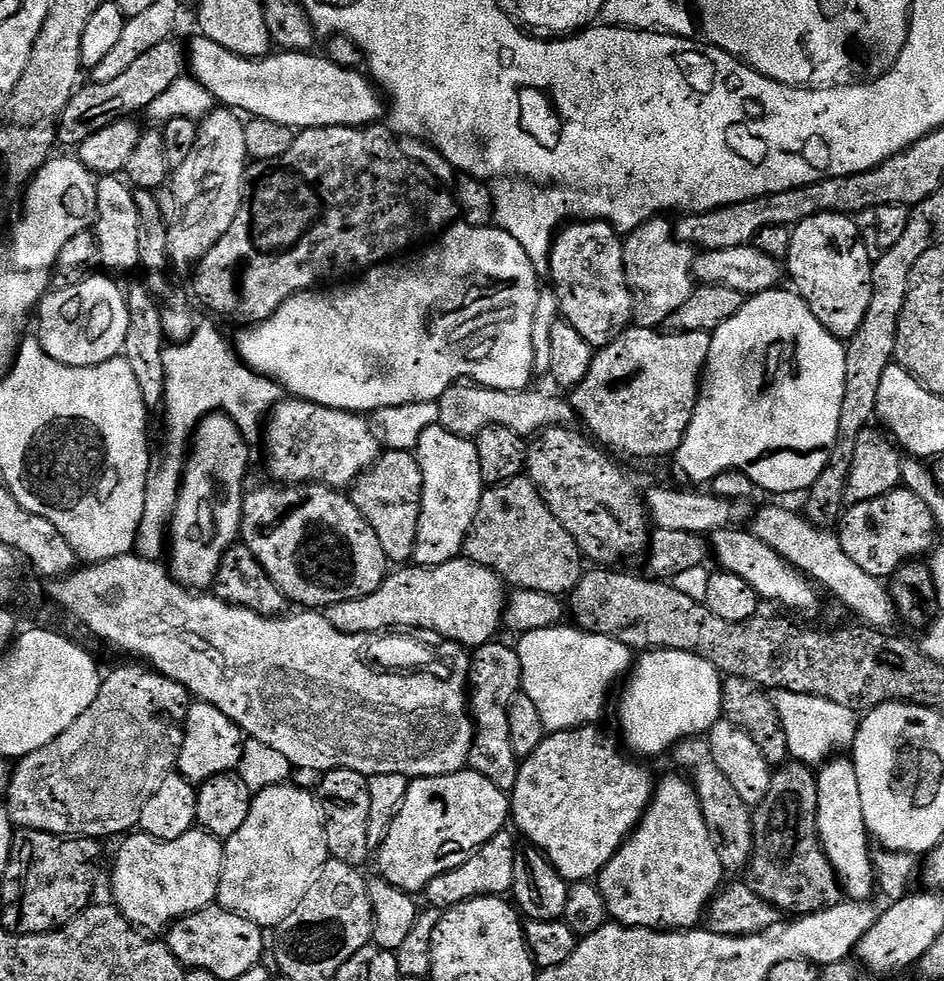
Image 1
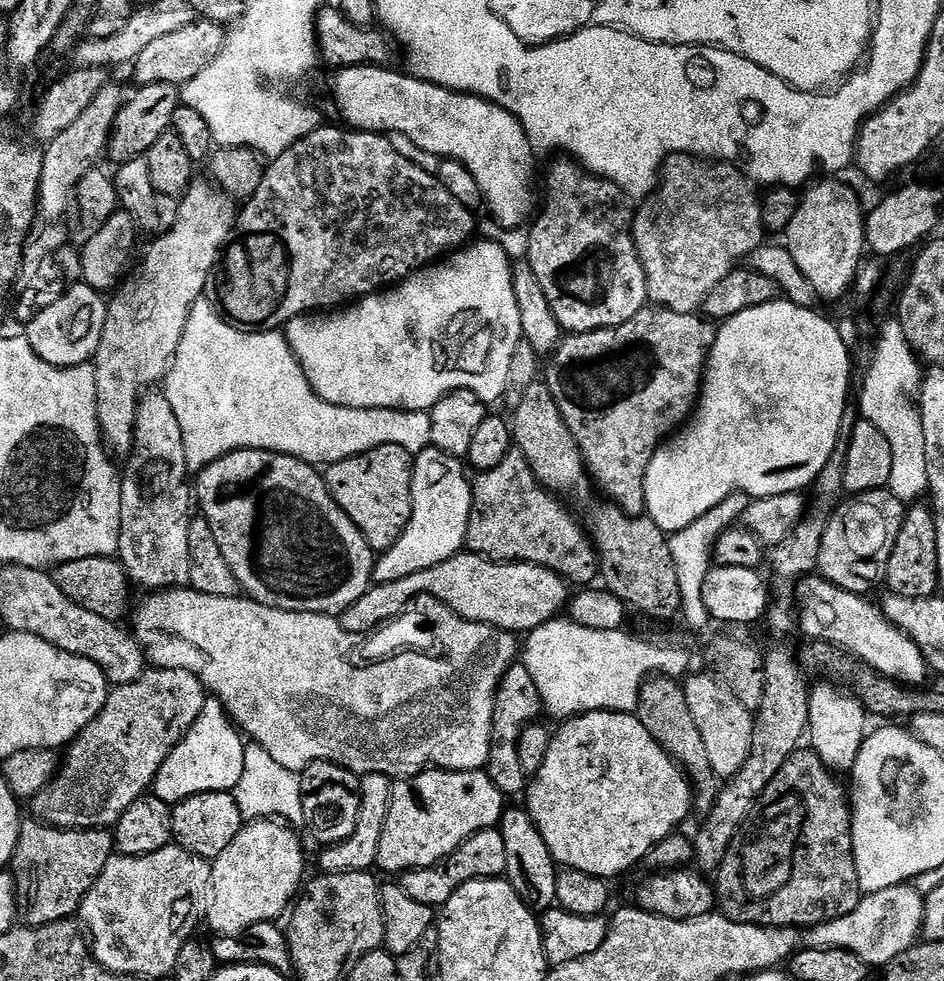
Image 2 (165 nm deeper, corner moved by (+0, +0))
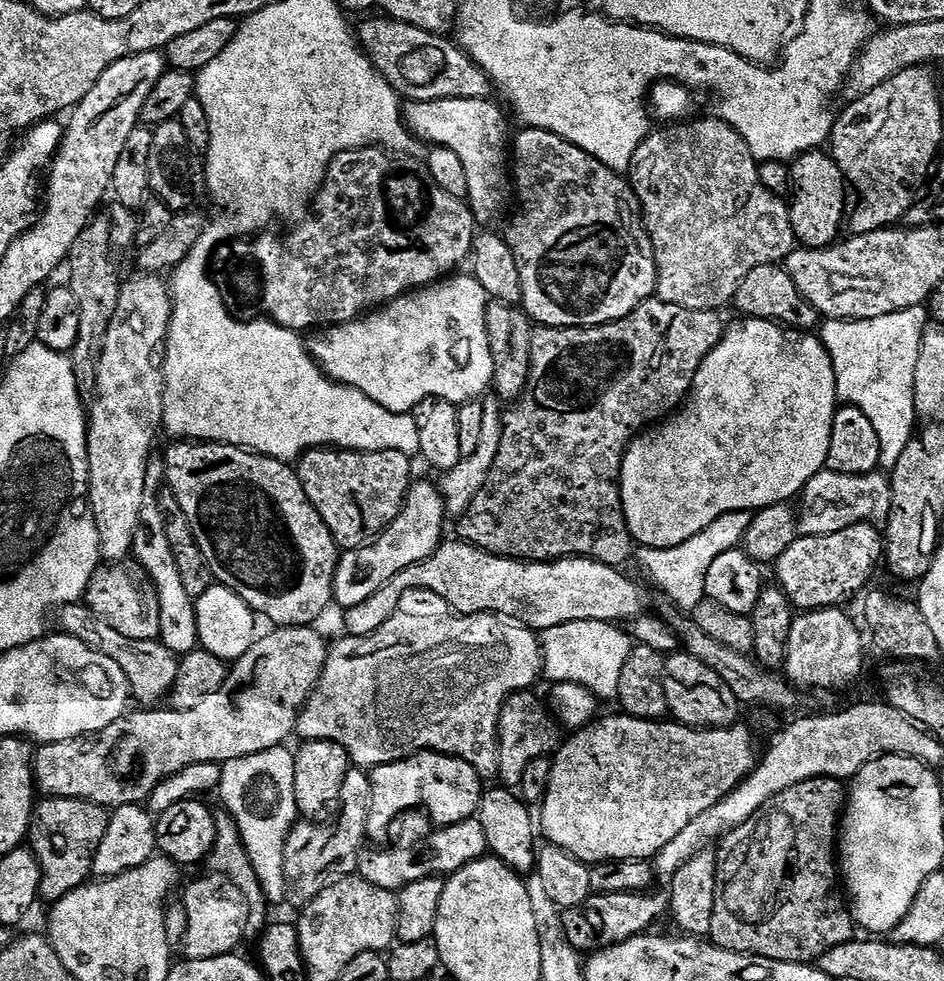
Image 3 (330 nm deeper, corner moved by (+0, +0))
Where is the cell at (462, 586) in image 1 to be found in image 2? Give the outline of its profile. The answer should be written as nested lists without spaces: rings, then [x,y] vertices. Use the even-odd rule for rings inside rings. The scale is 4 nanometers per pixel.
[[[465,550],[430,570],[410,574],[410,578],[398,578],[398,582],[385,584],[373,583],[366,594],[354,602],[354,606],[340,613],[340,625],[358,638],[367,637],[401,615],[413,603],[411,600],[415,596],[433,596],[433,601],[454,610],[463,620],[493,624],[495,628],[513,634],[527,634],[557,619],[565,611],[570,588],[558,574],[537,564],[497,562],[484,556],[473,556]]]

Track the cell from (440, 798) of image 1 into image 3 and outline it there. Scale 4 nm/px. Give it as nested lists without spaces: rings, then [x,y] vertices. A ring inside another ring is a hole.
[[[418,752],[415,756],[371,769],[372,805],[367,839],[373,845],[385,843],[392,823],[411,808],[425,808],[433,825],[443,826],[471,820],[479,813],[482,777],[464,760],[442,752]]]

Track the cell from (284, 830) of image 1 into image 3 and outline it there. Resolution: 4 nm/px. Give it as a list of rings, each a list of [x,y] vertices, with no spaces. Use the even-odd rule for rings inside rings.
[[[207,875],[194,881],[182,897],[189,919],[189,929],[186,931],[182,952],[190,960],[218,958],[235,953],[239,949],[236,947],[239,946],[240,939],[246,936],[248,927],[248,905],[244,903],[244,895],[224,877]]]

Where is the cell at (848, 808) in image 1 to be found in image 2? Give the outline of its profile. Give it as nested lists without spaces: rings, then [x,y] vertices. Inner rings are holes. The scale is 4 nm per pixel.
[[[832,682],[811,685],[808,693],[808,732],[812,736],[811,751],[820,755],[827,768],[837,774],[851,773],[854,762],[858,758],[858,750],[862,750],[864,738],[870,731],[869,713],[851,691]]]

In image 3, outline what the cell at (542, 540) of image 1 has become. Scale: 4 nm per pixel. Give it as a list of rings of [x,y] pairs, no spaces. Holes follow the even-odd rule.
[[[653,298],[642,302],[626,318],[615,320],[593,328],[546,328],[537,327],[532,334],[532,365],[528,379],[528,391],[511,405],[512,409],[504,412],[502,426],[502,446],[498,446],[498,458],[494,458],[494,470],[490,470],[490,478],[486,478],[486,486],[478,490],[474,502],[459,517],[459,539],[490,552],[493,556],[506,556],[509,560],[525,562],[551,562],[554,560],[570,560],[583,558],[597,560],[611,568],[623,569],[624,563],[634,556],[632,531],[628,529],[628,520],[624,517],[624,503],[620,497],[620,471],[628,447],[641,432],[651,429],[657,422],[672,415],[688,399],[692,391],[692,383],[702,366],[702,362],[718,346],[726,331],[725,321],[720,321],[721,313],[710,310],[686,310],[682,306],[674,306],[670,302],[662,302]]]

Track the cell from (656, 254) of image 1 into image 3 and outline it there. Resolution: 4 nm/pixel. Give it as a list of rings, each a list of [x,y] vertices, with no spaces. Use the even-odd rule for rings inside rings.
[[[719,118],[691,120],[660,126],[657,132],[656,129],[649,131],[647,138],[638,146],[638,150],[634,150],[630,183],[640,203],[644,227],[650,234],[652,249],[656,255],[656,296],[662,302],[670,302],[674,306],[682,306],[686,310],[714,312],[723,309],[723,304],[731,305],[735,301],[738,286],[742,286],[742,278],[746,278],[746,274],[750,274],[750,270],[767,264],[780,264],[798,247],[798,241],[788,213],[789,205],[781,197],[770,194],[770,190],[766,190],[766,186],[762,186],[762,182],[758,178],[758,161],[754,158],[754,154],[750,154],[750,146],[746,146],[742,134],[738,134],[738,130],[734,130],[727,122]]]

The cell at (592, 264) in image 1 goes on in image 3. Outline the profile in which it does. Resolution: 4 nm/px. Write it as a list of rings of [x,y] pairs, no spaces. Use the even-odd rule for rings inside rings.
[[[527,126],[519,130],[521,132],[517,136],[515,133],[510,144],[510,172],[514,177],[515,199],[517,201],[520,199],[520,209],[517,210],[508,232],[506,231],[506,239],[510,250],[514,250],[514,258],[518,262],[522,307],[527,312],[529,320],[546,328],[593,328],[626,318],[639,304],[656,296],[656,255],[652,249],[650,234],[644,227],[644,218],[635,190],[621,173],[610,170],[602,162],[598,162],[598,158],[586,154],[586,150],[566,142],[566,138]]]

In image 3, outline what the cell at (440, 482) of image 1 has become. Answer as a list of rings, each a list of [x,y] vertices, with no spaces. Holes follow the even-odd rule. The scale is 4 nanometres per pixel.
[[[417,479],[408,489],[404,509],[398,518],[394,518],[390,527],[372,543],[349,551],[341,559],[333,592],[335,603],[340,604],[341,609],[358,606],[358,602],[370,598],[370,594],[378,594],[378,590],[382,590],[390,578],[402,574],[402,570],[430,558],[445,539],[444,520],[446,521],[446,509],[439,487],[433,481],[431,484],[428,480]]]

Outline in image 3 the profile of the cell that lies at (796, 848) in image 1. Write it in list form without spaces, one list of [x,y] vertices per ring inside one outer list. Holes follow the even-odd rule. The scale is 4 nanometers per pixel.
[[[819,776],[806,782],[798,782],[798,786],[790,786],[790,790],[782,790],[782,794],[774,794],[774,798],[767,800],[749,820],[742,822],[742,826],[733,828],[727,836],[719,841],[716,852],[718,890],[714,894],[714,918],[710,922],[711,943],[731,952],[744,952],[748,956],[761,956],[791,964],[812,964],[819,962],[822,954],[826,954],[826,950],[834,950],[834,946],[842,946],[857,935],[858,925],[852,919],[845,893],[841,888],[842,880],[838,875],[838,829],[841,827],[842,813],[845,808],[845,781],[835,780],[829,776]]]

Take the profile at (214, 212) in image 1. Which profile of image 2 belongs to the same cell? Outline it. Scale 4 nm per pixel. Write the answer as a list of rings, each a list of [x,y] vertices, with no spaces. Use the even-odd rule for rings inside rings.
[[[193,183],[179,201],[176,221],[169,232],[164,232],[144,252],[136,276],[129,275],[115,289],[108,305],[108,317],[102,334],[102,342],[94,357],[96,389],[98,390],[98,422],[100,435],[113,457],[131,457],[134,442],[134,418],[142,397],[168,375],[175,358],[187,319],[196,300],[205,295],[204,287],[210,284],[214,269],[238,223],[238,208],[229,197],[211,183]]]

